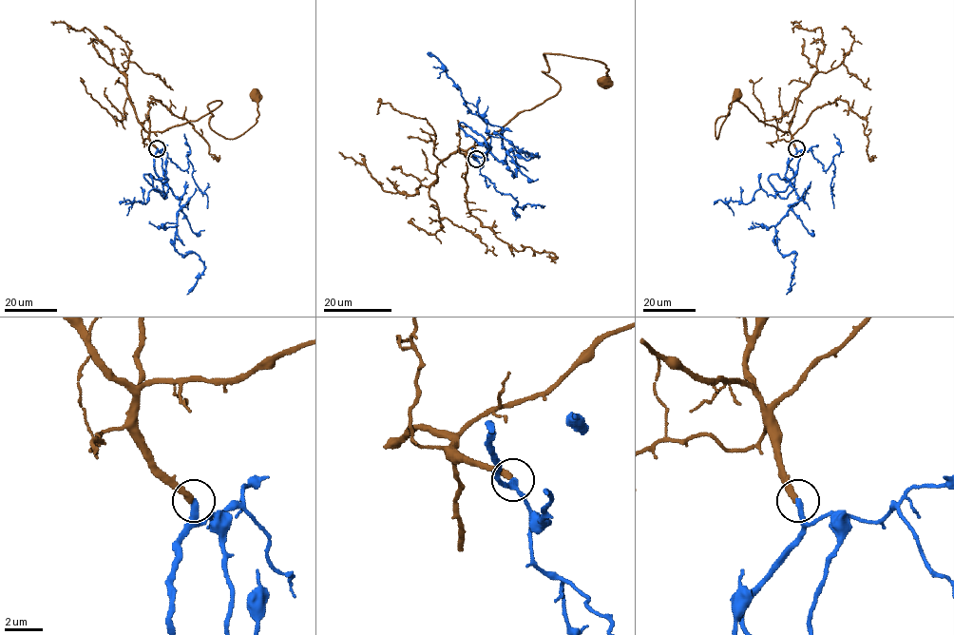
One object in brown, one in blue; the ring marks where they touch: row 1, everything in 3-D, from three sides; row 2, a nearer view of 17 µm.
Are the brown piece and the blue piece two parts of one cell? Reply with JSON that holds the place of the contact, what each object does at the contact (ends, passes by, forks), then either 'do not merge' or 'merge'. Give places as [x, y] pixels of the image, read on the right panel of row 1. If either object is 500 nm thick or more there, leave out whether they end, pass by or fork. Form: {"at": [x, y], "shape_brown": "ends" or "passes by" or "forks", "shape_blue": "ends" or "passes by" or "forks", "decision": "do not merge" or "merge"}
{"at": [796, 148], "shape_brown": "ends", "shape_blue": "ends", "decision": "merge"}

